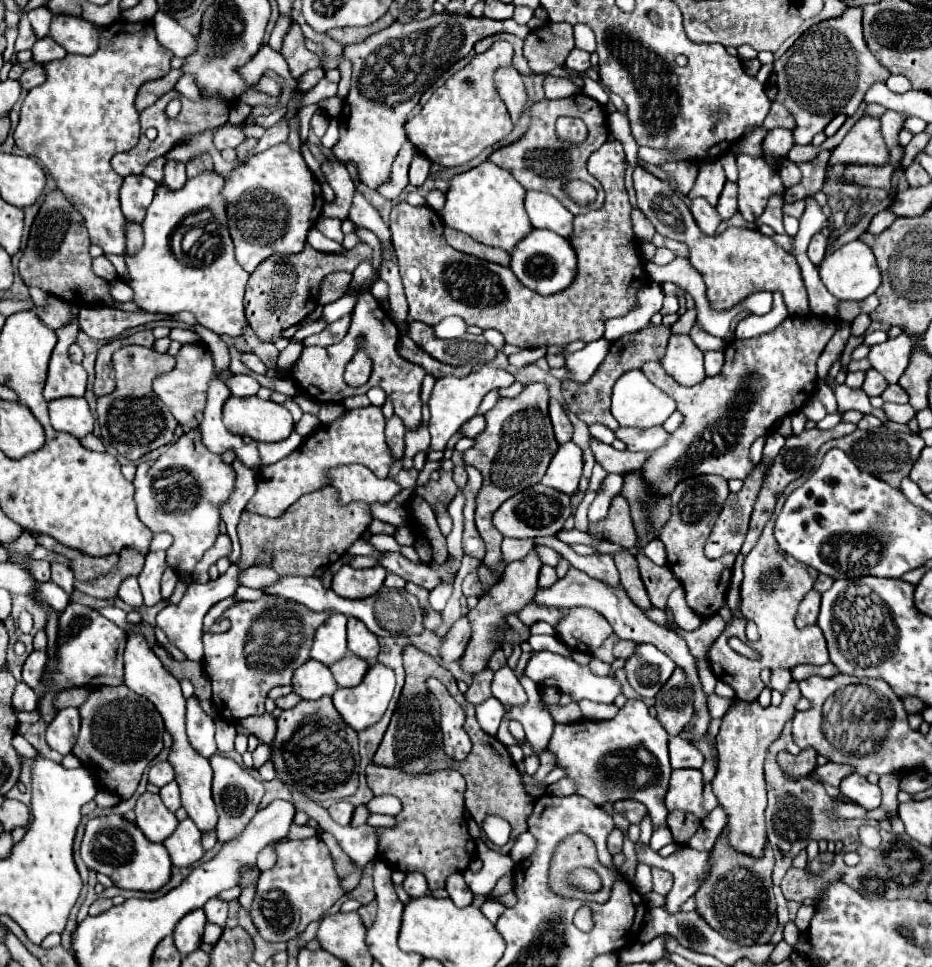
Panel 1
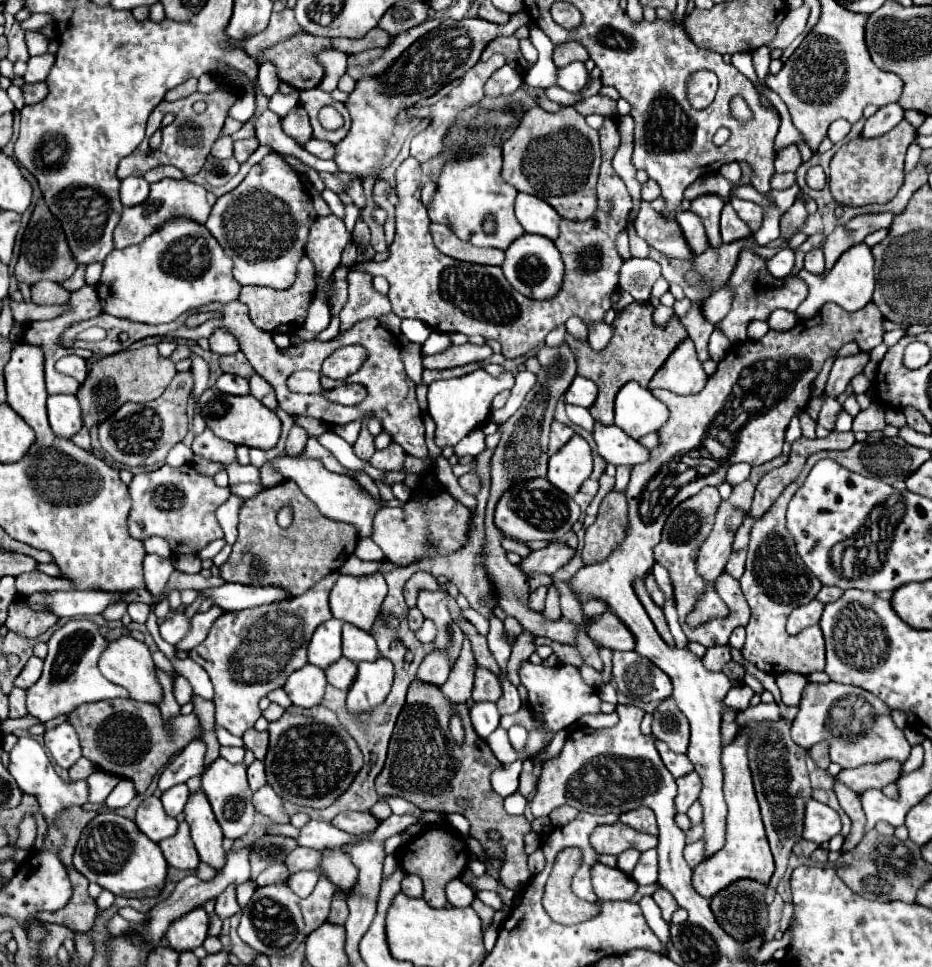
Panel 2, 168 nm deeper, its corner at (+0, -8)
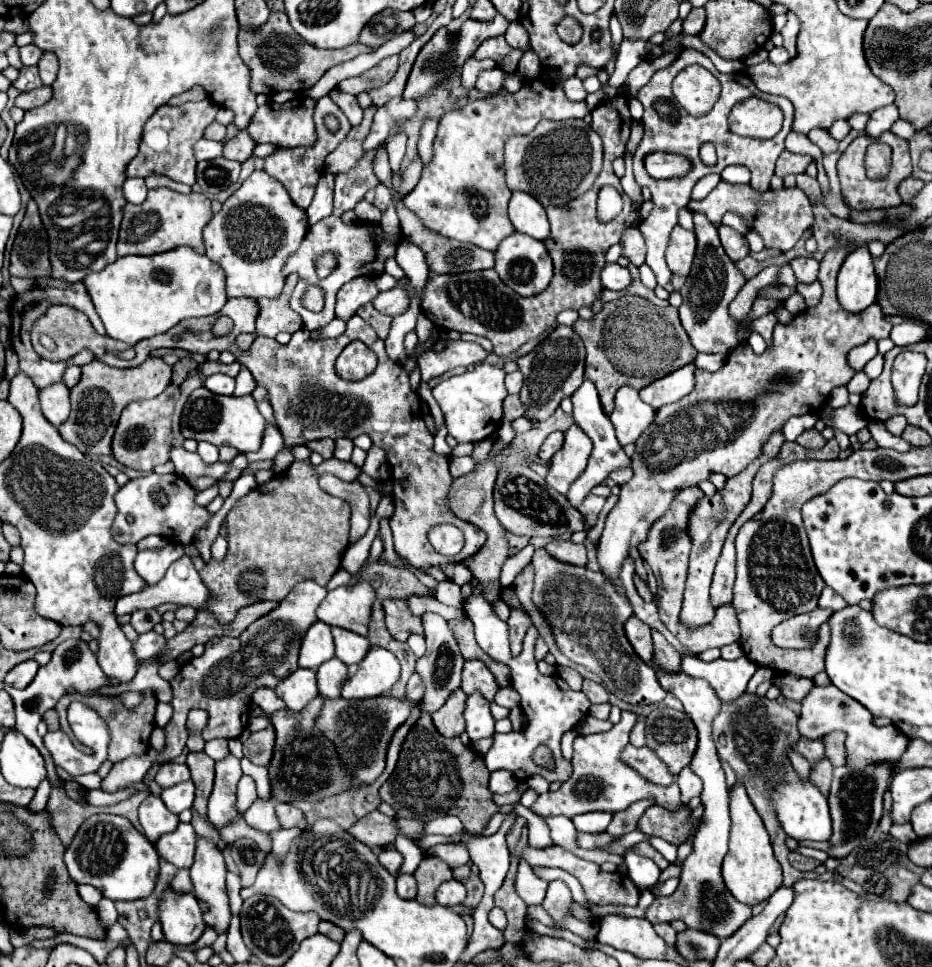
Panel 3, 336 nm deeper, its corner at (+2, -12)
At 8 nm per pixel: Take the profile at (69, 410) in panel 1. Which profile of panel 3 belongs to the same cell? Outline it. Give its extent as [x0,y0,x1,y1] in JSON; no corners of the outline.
[38,382,70,426]

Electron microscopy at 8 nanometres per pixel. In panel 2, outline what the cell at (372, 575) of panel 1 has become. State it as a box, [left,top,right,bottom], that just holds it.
[330,572,386,632]

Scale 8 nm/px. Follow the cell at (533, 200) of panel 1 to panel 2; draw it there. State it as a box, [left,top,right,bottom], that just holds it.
[516,192,560,240]

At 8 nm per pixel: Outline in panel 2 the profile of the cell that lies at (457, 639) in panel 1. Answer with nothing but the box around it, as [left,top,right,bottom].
[418,650,452,686]

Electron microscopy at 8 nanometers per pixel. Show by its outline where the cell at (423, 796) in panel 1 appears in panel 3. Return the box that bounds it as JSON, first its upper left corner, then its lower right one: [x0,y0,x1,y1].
[414,856,452,906]

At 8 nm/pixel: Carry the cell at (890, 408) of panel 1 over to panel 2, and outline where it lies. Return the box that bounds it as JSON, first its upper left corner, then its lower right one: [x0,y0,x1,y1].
[854,402,886,432]

